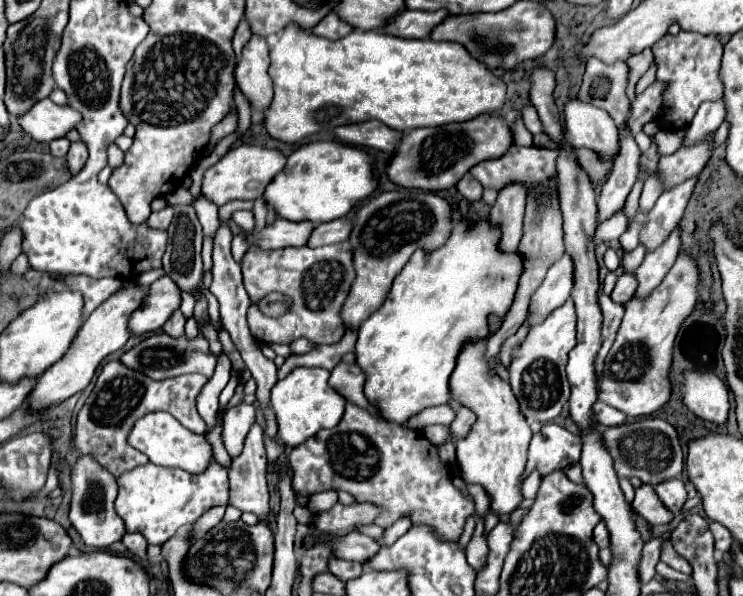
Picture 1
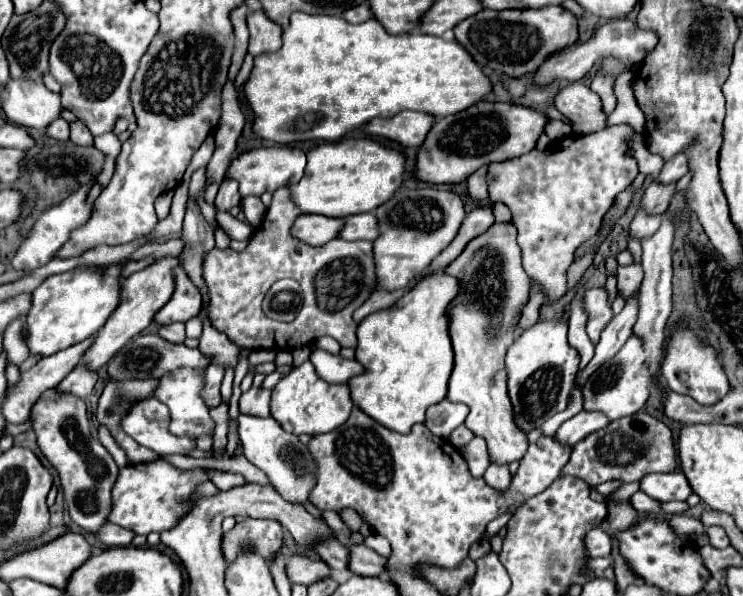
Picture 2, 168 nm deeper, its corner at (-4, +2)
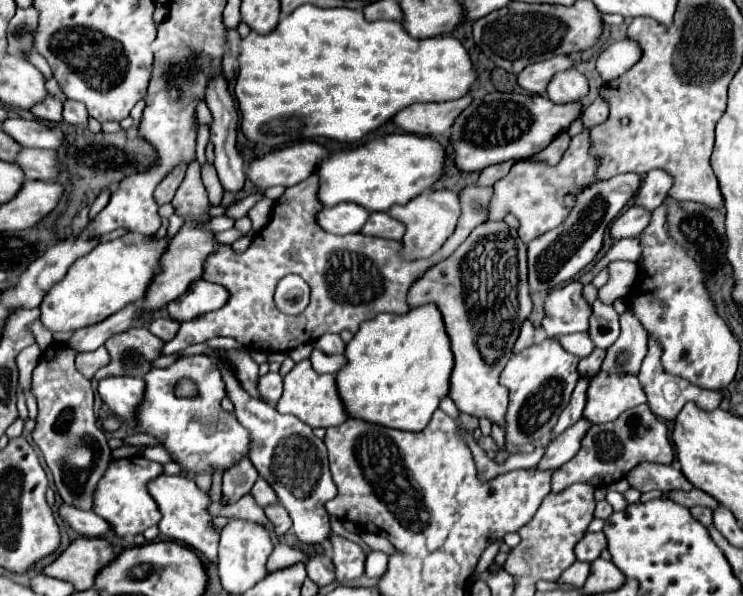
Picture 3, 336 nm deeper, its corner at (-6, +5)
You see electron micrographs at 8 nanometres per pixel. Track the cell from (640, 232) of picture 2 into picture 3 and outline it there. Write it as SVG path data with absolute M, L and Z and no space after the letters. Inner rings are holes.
M622 239L622 241L614 243L606 251L606 255L592 267L592 271L582 275L578 281L582 285L588 285L594 279L594 275L598 275L602 269L606 269L610 265L610 261L634 261L636 263L640 259L640 255L642 255L642 247L640 247L638 239Z

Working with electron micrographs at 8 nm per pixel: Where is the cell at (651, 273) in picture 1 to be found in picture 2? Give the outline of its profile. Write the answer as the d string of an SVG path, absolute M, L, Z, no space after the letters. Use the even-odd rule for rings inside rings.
M640 290L632 292L626 298L626 304L622 308L620 314L616 314L612 318L612 324L608 324L608 328L604 328L602 338L596 346L596 354L594 358L588 362L588 366L578 374L578 382L584 384L586 378L598 370L606 360L610 360L622 346L624 342L632 336L632 324L636 324L636 316L638 316L638 298L640 298Z

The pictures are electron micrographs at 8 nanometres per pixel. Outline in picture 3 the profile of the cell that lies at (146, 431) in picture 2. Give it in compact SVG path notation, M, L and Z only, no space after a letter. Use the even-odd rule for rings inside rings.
M104 377L98 393L110 411L126 423L134 423L134 411L144 395L144 381L138 377Z

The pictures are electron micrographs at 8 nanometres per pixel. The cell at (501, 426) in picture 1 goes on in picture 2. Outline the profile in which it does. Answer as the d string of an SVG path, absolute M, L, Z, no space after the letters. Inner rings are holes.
M512 220L492 224L484 234L470 240L464 252L446 268L446 272L450 276L456 276L462 284L462 294L458 296L456 304L452 304L450 308L450 338L454 346L454 370L448 382L448 400L462 402L470 408L470 414L464 424L474 432L474 436L486 440L490 462L498 466L520 460L528 448L526 434L520 432L520 428L516 428L516 422L512 420L512 404L508 400L508 386L506 386L508 374L504 368L504 354L506 348L514 342L514 328L520 320L530 288L530 276L522 268L522 252L516 242L516 234L518 232Z

